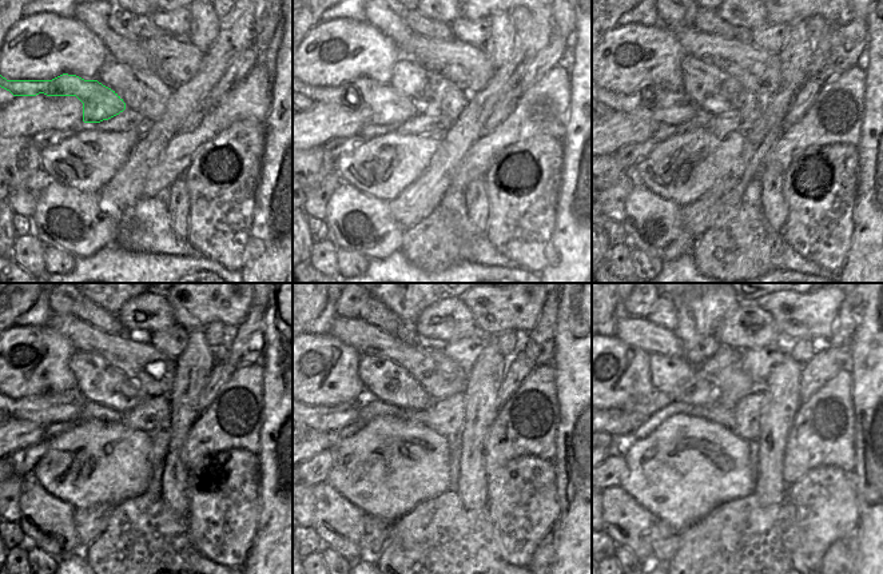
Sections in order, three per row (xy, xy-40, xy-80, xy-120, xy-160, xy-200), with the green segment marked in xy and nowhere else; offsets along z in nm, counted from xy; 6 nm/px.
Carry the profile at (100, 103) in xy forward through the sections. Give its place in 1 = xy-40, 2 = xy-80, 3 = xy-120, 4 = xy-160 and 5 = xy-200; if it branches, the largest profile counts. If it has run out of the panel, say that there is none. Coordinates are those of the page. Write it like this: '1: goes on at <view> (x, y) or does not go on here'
1: goes on at xy-40 (388, 106)
2: goes on at xy-80 (665, 107)
3: goes on at xy-120 (43, 410)
4: goes on at xy-160 (319, 418)
5: goes on at xy-200 (619, 421)

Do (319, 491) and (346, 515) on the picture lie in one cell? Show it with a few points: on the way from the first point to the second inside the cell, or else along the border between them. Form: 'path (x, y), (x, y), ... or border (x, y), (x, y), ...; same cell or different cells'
path (326, 495), (339, 509); same cell

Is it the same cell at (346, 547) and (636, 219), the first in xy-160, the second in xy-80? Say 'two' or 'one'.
one

